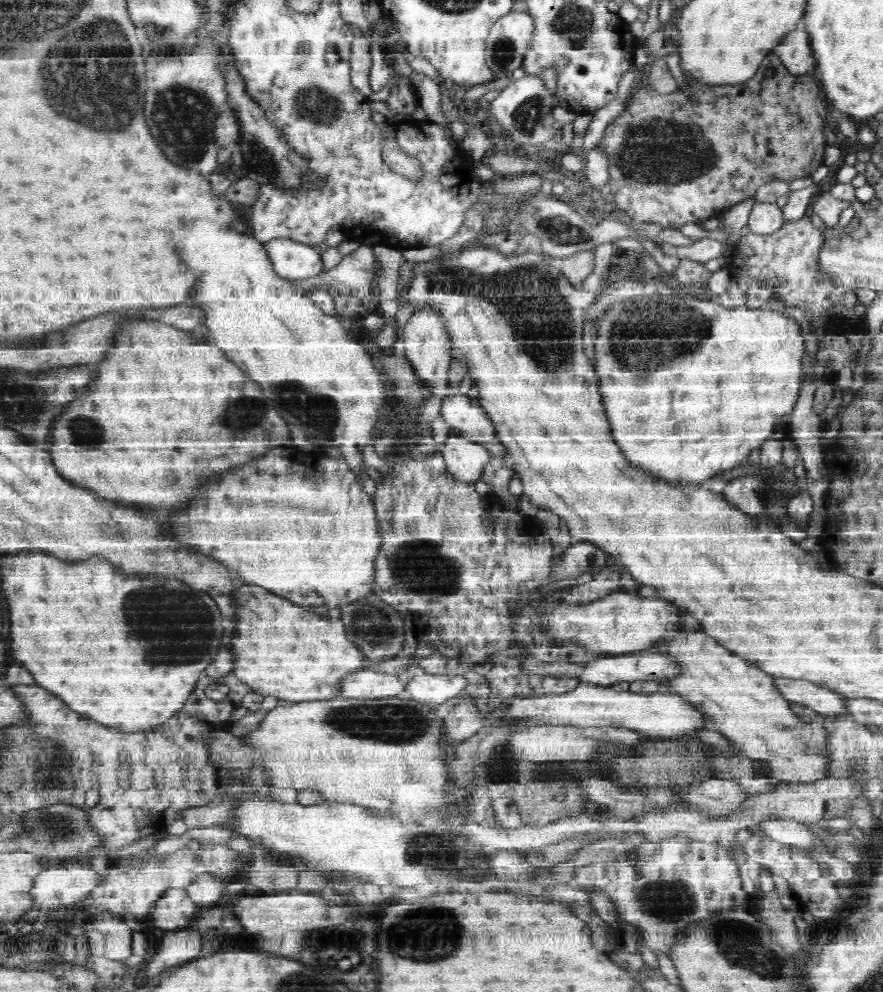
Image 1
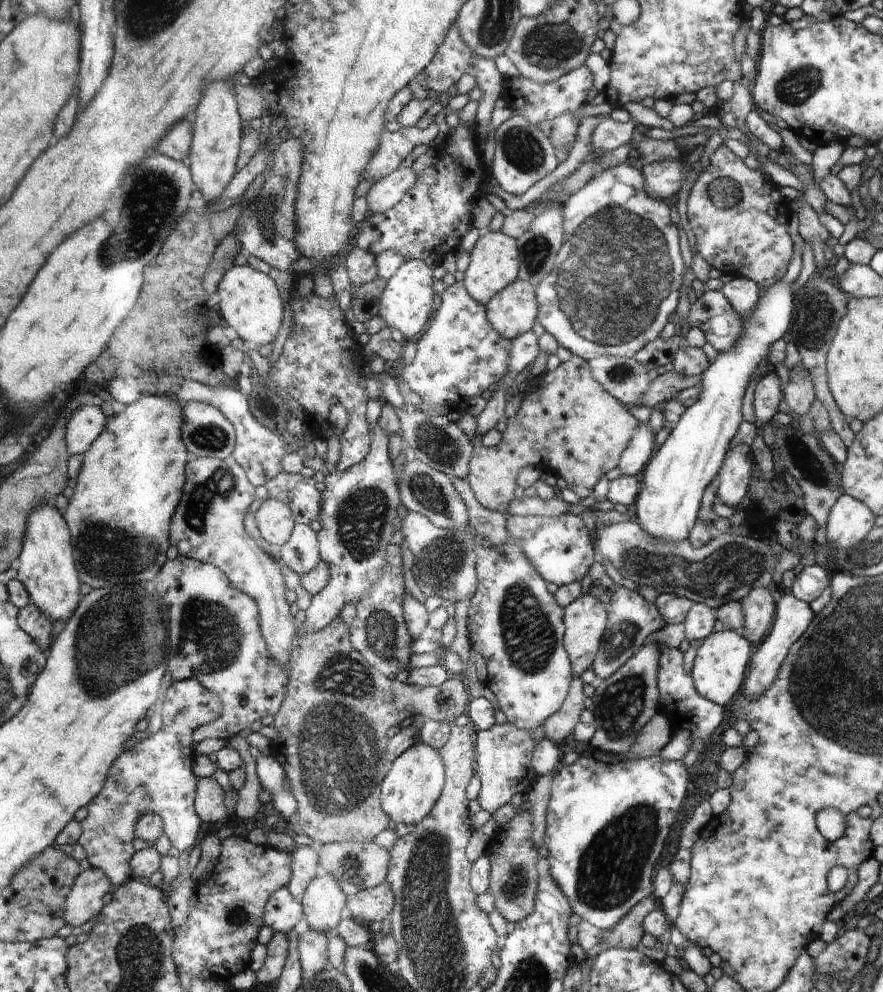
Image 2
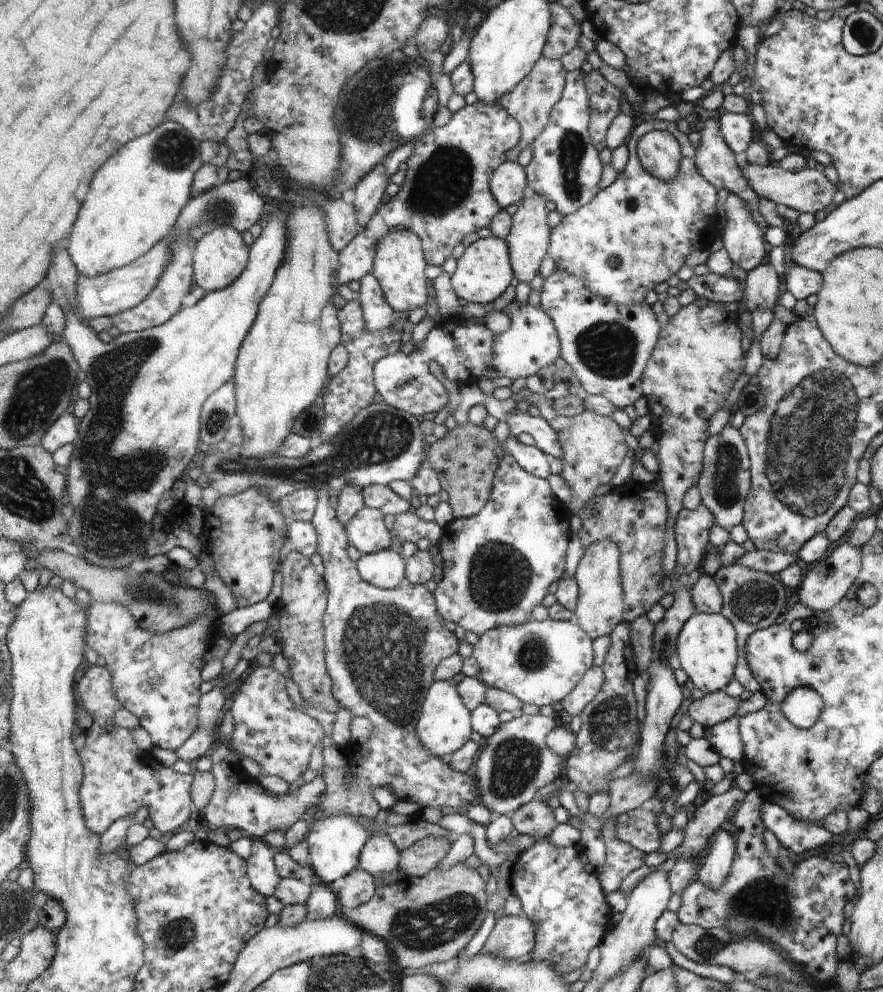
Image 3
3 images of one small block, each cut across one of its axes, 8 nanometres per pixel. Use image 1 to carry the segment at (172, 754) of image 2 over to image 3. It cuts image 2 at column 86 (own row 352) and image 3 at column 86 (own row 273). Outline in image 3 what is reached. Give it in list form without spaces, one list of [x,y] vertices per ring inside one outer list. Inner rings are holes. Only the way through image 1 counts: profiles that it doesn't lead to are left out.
[[[95,664],[81,678],[77,690],[85,710],[93,716],[93,726],[87,732],[83,750],[79,750],[85,764],[85,784],[81,786],[83,810],[89,826],[97,834],[105,834],[117,820],[133,816],[141,806],[149,806],[153,826],[169,838],[171,832],[181,832],[183,824],[191,818],[193,808],[193,772],[177,774],[167,766],[161,766],[149,752],[137,748],[127,728],[113,724],[115,712],[123,708],[111,688],[111,672],[103,664]]]

